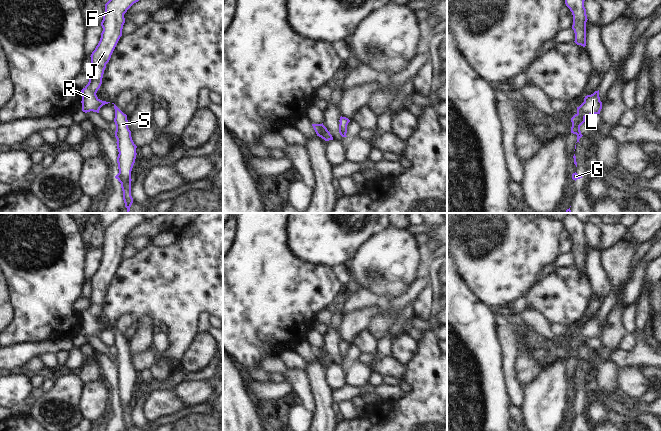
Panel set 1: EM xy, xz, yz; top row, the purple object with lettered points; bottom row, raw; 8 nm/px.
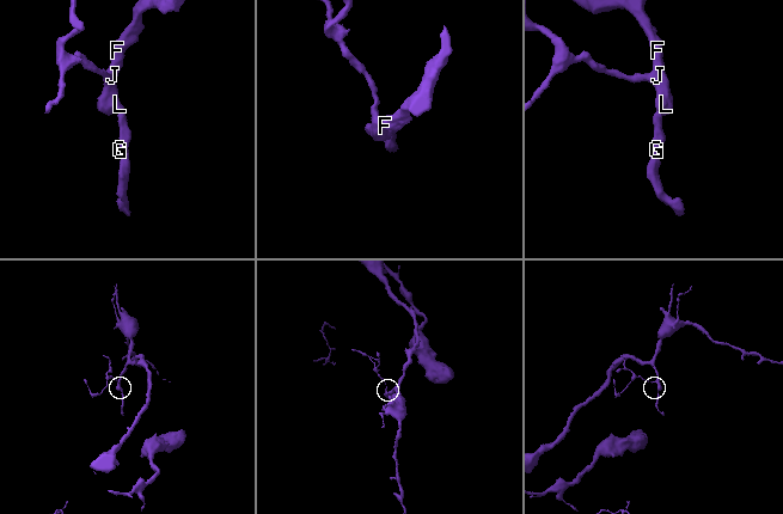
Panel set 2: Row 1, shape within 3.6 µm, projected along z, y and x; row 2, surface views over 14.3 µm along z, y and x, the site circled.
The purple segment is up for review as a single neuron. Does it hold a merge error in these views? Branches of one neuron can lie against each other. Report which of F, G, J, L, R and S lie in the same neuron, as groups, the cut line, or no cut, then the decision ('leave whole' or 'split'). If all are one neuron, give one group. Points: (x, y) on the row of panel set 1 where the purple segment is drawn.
F G J L R S; no cut; leave whole

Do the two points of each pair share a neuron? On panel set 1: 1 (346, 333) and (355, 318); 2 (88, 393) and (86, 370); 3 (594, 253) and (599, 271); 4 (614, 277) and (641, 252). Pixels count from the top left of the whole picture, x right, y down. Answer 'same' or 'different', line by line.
1: same
2: different
3: same
4: different

